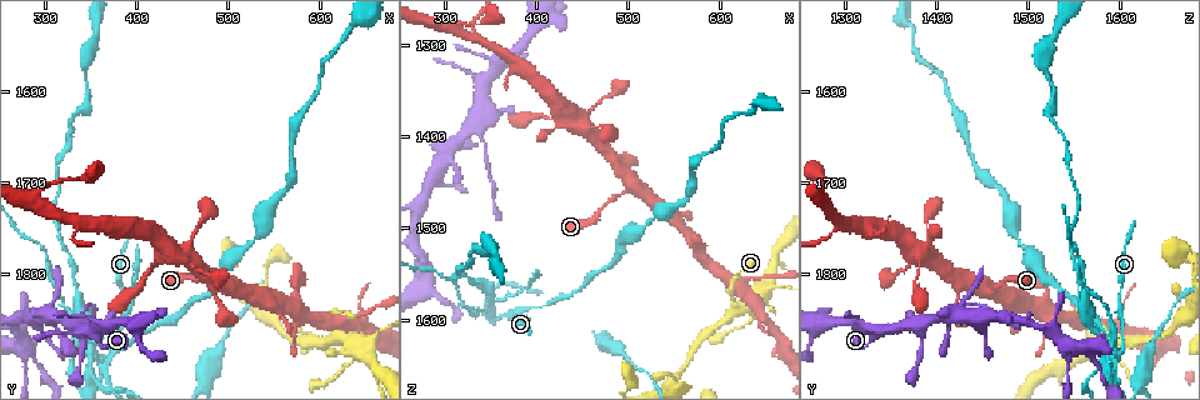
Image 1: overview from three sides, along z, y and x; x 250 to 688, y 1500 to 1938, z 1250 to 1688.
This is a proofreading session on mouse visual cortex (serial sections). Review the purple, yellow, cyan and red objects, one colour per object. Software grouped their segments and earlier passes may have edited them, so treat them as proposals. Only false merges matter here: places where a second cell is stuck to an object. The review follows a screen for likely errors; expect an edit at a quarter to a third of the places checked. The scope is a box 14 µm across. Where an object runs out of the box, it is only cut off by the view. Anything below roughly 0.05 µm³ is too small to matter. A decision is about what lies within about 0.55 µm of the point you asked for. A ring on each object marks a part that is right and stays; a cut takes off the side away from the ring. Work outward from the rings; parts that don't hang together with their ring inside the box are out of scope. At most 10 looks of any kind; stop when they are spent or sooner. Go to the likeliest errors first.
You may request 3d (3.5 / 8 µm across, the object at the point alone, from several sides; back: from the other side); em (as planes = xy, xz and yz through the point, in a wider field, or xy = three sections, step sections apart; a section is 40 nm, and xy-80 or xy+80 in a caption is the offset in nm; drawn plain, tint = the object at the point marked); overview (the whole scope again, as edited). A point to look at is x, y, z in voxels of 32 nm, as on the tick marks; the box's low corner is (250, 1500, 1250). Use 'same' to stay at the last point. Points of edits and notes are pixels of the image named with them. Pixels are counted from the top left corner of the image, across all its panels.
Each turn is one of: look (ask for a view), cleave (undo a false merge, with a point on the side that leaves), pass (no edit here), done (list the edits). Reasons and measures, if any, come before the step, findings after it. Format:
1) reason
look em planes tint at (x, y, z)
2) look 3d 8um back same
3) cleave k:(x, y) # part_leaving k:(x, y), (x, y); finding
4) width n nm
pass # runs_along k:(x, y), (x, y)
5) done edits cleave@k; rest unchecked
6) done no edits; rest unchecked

calibre changes
look 3d 3.5um at (375, 1885, 1605)

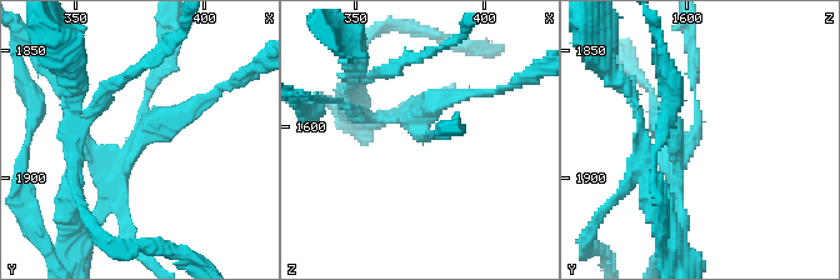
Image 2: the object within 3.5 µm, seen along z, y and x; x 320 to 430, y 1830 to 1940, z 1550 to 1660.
arms 4; arm_widths 100, 150, 200, 250 nm; need the tissue
look em xy step 5 tint at (377, 1883, 1604)

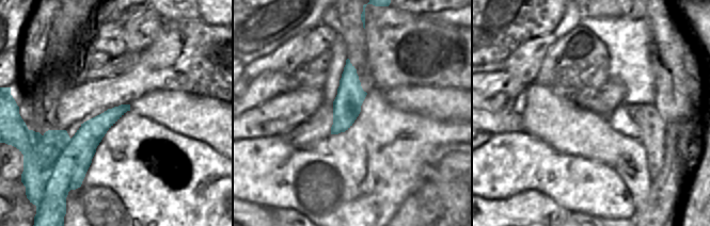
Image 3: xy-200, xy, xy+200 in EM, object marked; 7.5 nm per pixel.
width 200 nm
cleave 2:(344, 100) # part_leaving 2:(424, 121), (448, 96), (516, 84); a second cell is stuck on

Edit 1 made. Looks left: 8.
calibre changes
look 3d 3.5um at (350, 1870, 1330)

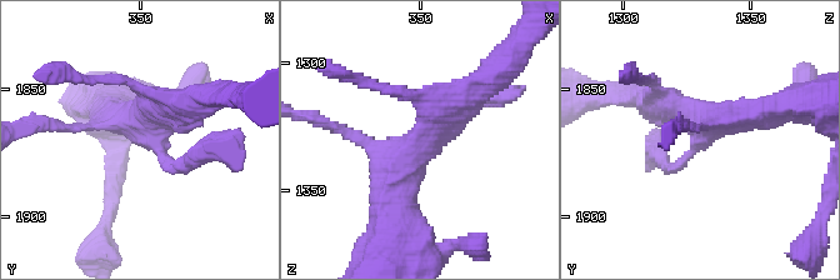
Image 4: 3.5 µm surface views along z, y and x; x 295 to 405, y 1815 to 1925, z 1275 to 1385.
now the EM
look em xy step 3 tint at (354, 1867, 1331)

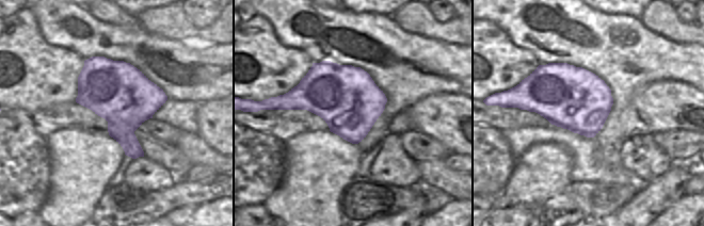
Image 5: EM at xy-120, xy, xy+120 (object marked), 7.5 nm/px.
pass # runs_along 4:(480, 96), (396, 176), (396, 211); all the same cell

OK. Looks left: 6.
look 3d 3.5um at (345, 1840, 1405)

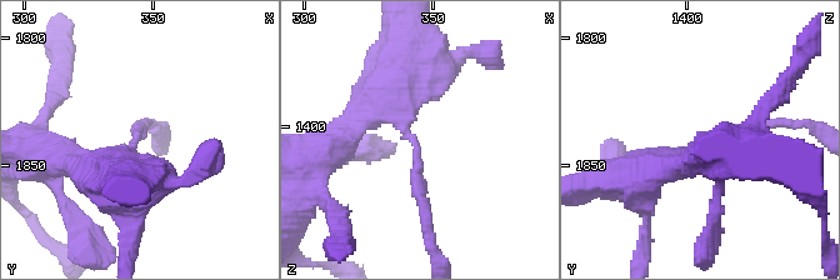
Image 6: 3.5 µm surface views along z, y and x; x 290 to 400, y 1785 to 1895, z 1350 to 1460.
arm_widths 150, 450 nm
look em xy step 2 plain at (343, 1840, 1407)

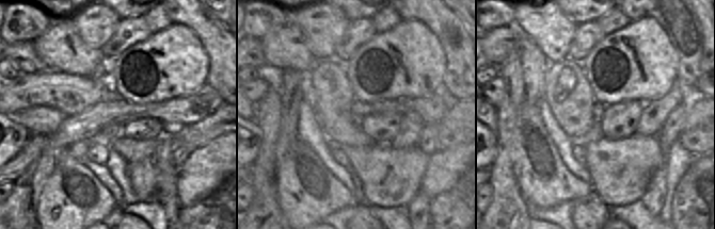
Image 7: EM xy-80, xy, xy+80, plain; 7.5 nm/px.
where the object lies
look em xy step 2 tint same

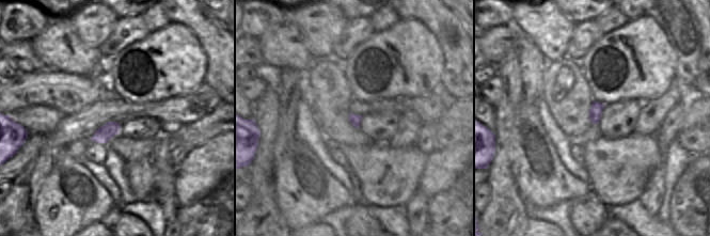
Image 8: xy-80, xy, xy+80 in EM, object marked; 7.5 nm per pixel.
pass # runs_along 6:(644, 174), (710, 135), (781, 124); one cell here

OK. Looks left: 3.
small branch off a trunk
look 3d 3.5um at (620, 1865, 1585)

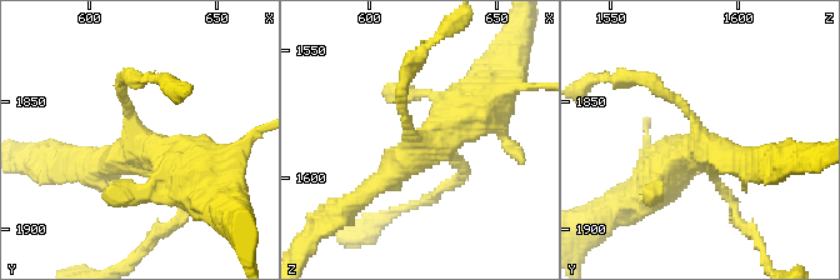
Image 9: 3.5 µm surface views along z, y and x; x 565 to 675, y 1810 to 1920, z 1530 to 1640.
arms 4; arm_widths 150, 150, 300, 500 nm
look em xy step 3 tint at (618, 1865, 1586)

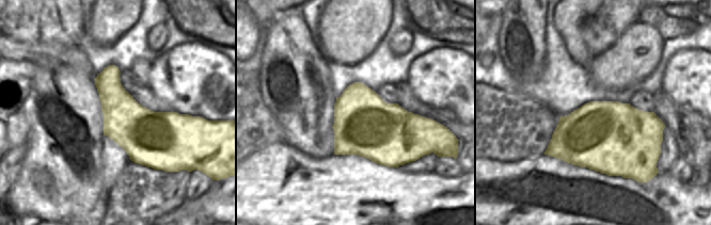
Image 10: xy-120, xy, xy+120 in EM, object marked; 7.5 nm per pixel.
look em xy step 2 tint same

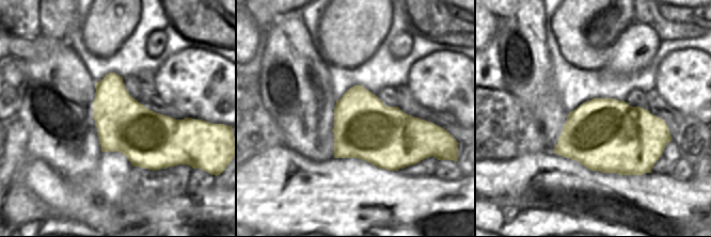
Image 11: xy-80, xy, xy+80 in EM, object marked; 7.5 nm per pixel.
pass # runs_along 9:(400, 90), (415, 150), (361, 195); continuous, no second cell

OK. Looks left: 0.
done edits cleave@2; rest unchecked

